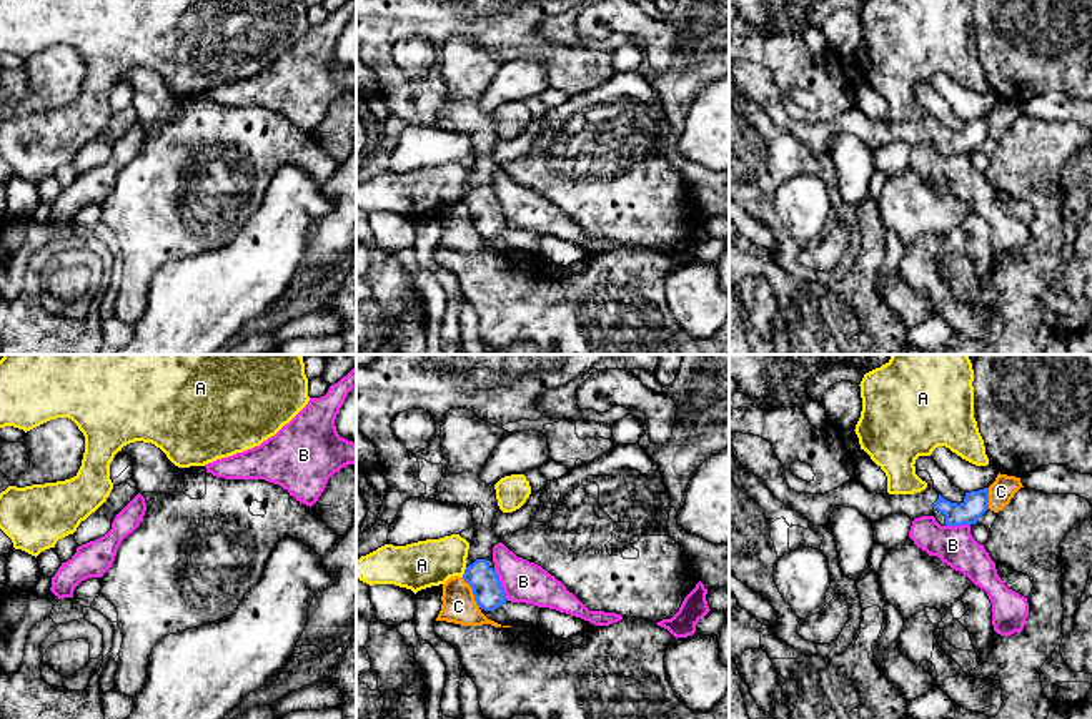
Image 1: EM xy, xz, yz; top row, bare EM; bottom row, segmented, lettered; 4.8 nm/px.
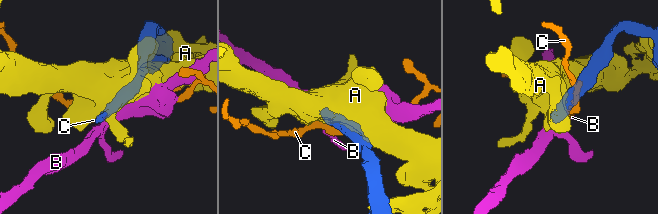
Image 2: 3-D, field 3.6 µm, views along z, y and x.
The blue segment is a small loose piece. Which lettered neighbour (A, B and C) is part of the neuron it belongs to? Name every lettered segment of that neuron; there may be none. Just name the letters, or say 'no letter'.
no letter

